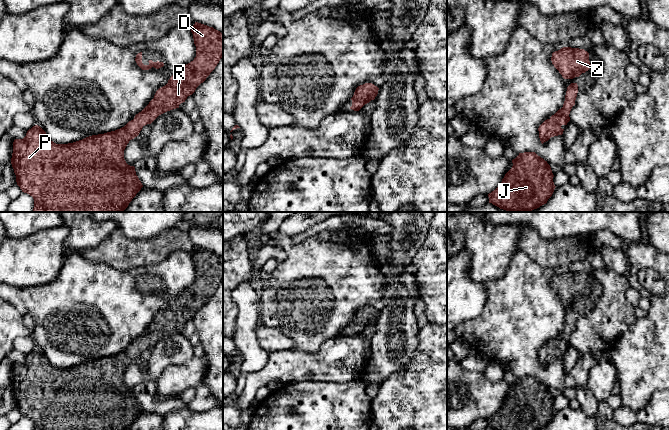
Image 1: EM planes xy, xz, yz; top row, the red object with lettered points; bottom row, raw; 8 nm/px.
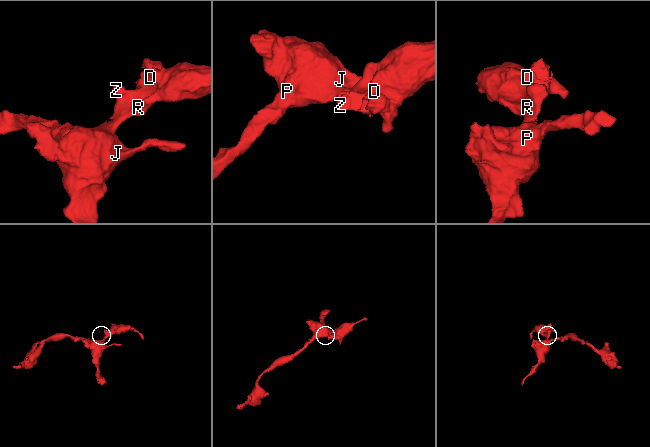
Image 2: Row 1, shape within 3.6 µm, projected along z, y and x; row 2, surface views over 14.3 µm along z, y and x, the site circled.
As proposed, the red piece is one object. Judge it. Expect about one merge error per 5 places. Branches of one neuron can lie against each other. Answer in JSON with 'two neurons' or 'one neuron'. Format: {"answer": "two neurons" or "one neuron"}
{"answer": "one neuron"}

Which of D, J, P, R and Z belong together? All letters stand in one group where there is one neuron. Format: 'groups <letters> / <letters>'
groups D J P R Z

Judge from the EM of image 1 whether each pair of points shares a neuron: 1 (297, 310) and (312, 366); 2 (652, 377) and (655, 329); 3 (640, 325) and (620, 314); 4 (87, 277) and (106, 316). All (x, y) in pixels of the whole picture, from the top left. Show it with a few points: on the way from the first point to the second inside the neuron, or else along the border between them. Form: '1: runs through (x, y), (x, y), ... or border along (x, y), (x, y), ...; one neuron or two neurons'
1: border along (328, 339), (314, 352), (293, 350); two neurons
2: runs through (652, 365), (655, 341); one neuron
3: border along (636, 317), (618, 338); two neurons
4: runs through (87, 287), (87, 297), (96, 306); one neuron

